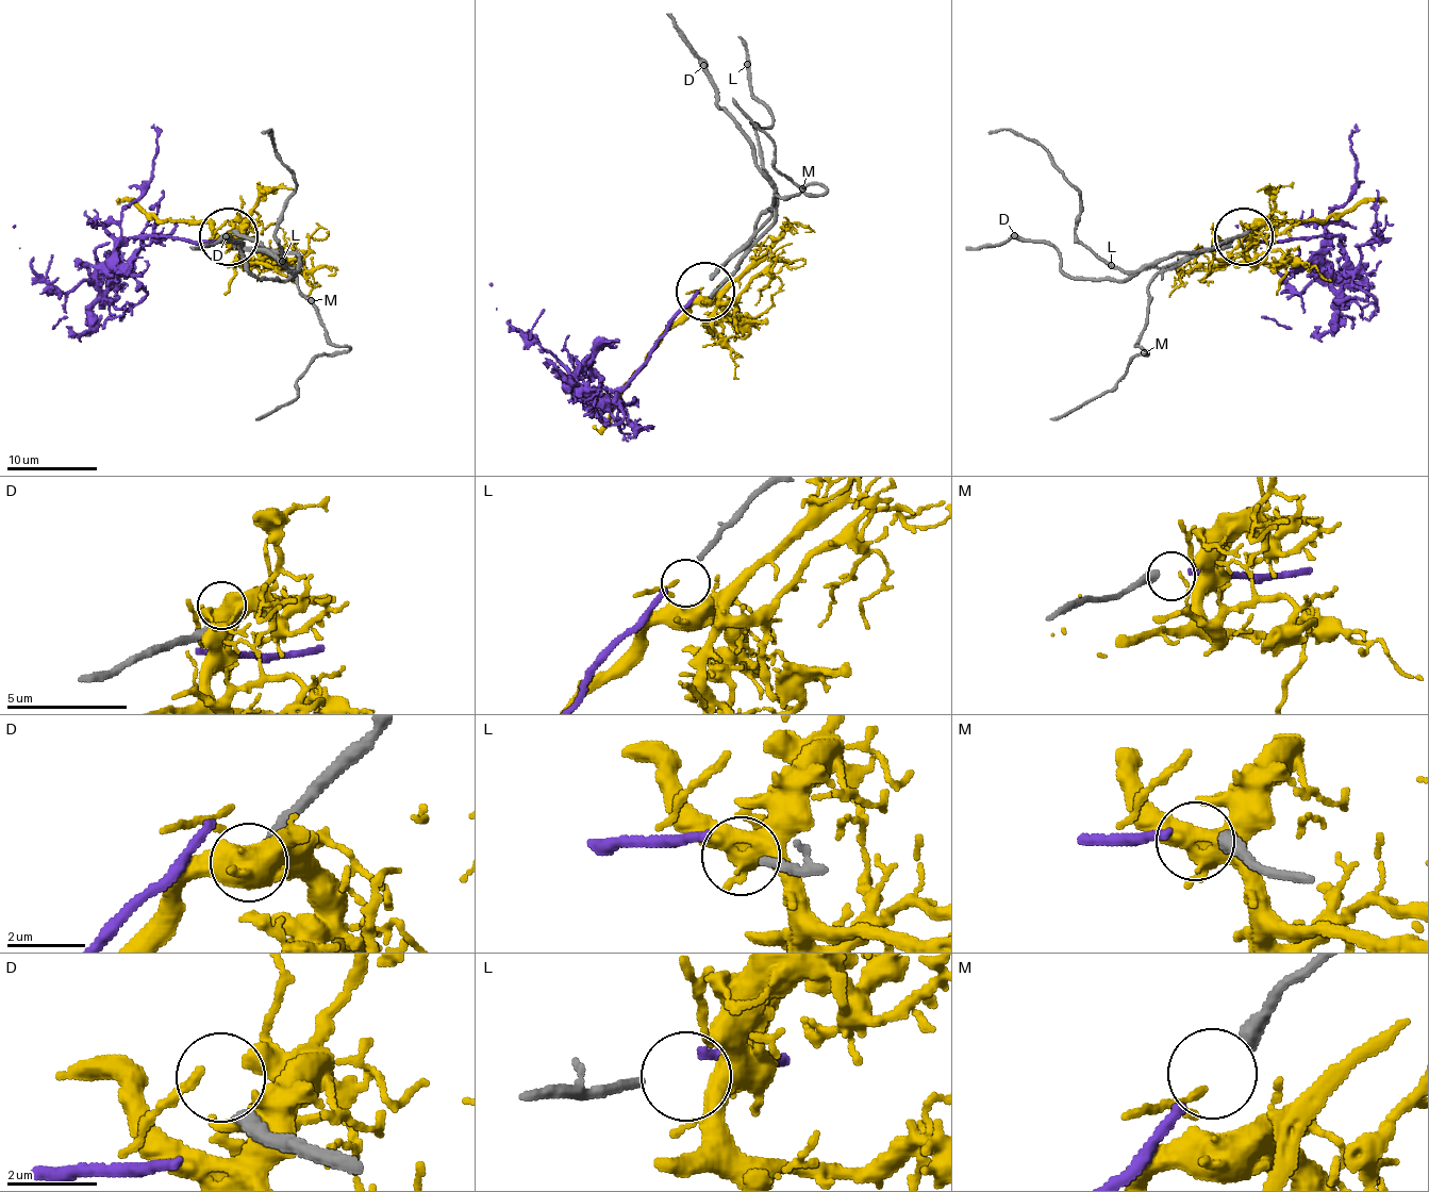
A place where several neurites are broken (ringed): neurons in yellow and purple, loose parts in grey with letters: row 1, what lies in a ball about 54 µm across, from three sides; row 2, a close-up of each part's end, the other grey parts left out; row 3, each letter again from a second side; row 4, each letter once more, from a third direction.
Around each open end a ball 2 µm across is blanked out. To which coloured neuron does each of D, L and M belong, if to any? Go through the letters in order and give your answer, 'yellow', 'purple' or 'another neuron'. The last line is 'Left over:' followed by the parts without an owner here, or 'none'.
D: another neuron
L: yellow
M: purple
Left over: D

